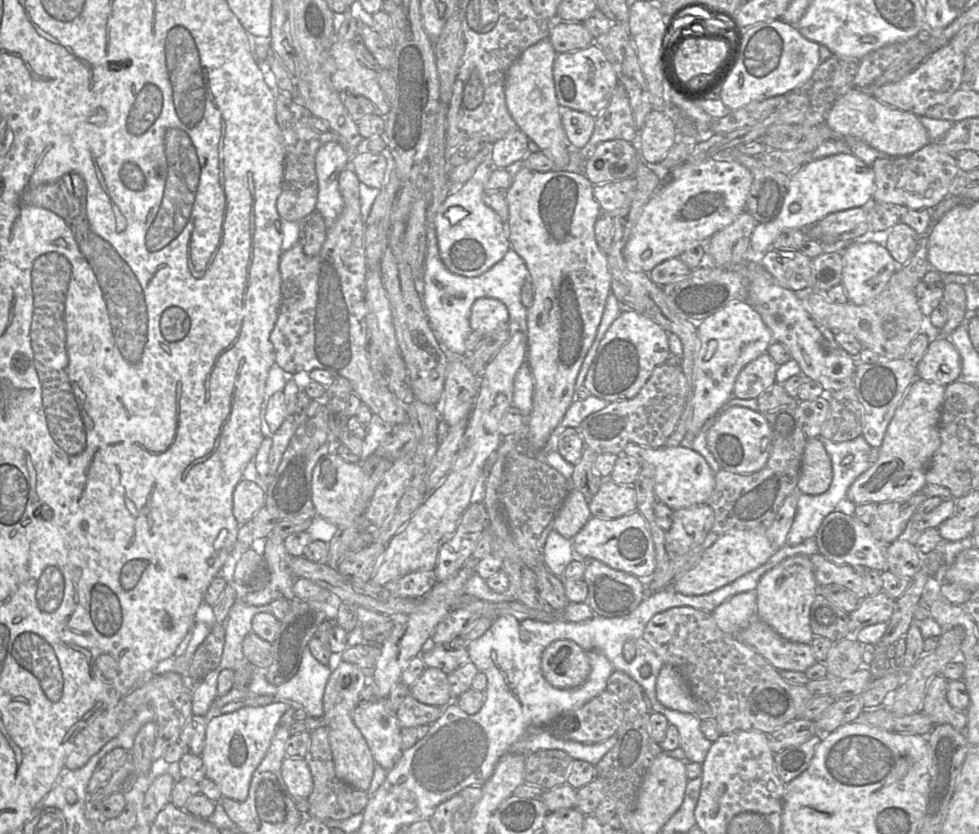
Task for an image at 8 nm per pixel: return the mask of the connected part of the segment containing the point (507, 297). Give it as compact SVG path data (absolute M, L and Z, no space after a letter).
M427 225L428 250L423 273L422 300L433 331L451 356L466 357L465 341L471 332L471 308L475 300L483 297L501 301L507 308L514 329L527 333L527 308L521 302L521 289L530 274L524 260L510 247L505 256L489 270L477 277L452 273L441 259L437 232Z

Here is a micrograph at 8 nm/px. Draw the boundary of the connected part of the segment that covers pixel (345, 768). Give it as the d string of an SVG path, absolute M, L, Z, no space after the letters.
M341 661L325 687L323 709L325 727L328 728L336 776L350 786L368 791L375 768L375 760L362 733L352 719L352 713L357 707L360 692L366 686L362 669L352 663Z

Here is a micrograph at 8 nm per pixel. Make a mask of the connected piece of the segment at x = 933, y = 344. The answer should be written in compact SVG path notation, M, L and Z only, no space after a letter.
M949 339L931 340L916 368L917 378L946 387L960 379L961 357Z

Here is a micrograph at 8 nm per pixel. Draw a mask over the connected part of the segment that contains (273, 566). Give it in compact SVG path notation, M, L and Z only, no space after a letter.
M271 534L263 541L263 558L270 572L269 583L261 590L243 592L239 600L252 606L263 606L278 599L289 602L298 600L293 592L294 576L290 570L290 558L285 539Z

